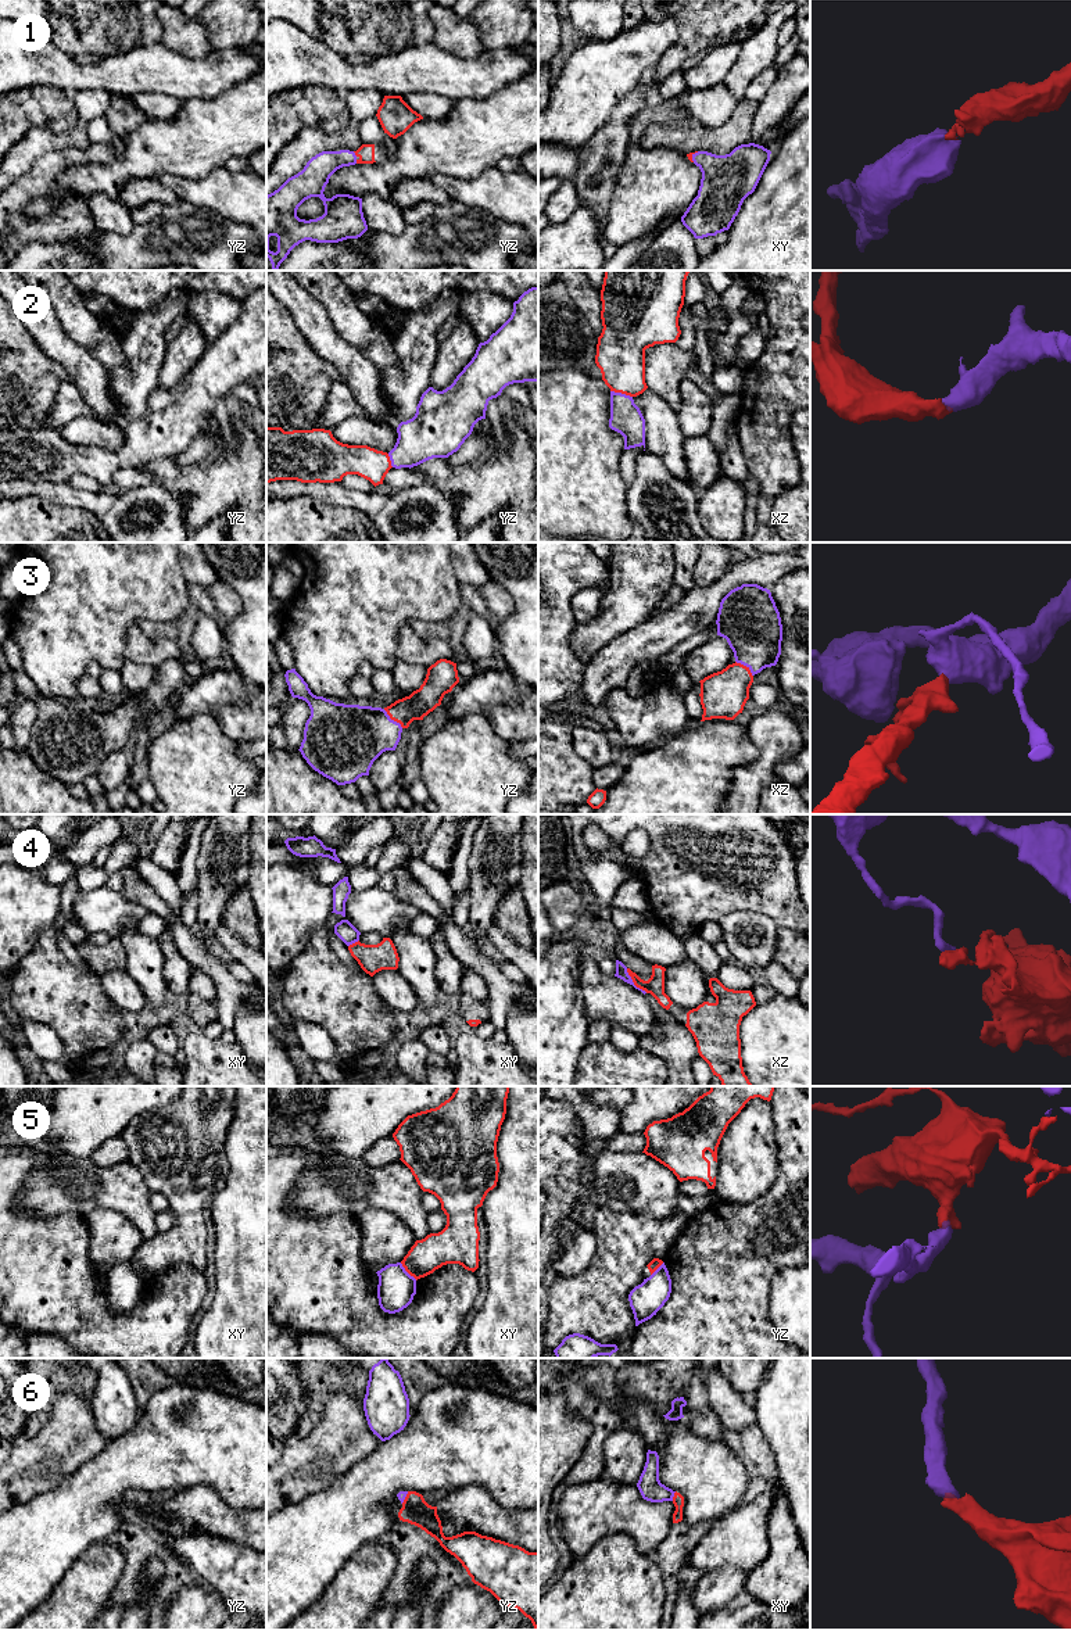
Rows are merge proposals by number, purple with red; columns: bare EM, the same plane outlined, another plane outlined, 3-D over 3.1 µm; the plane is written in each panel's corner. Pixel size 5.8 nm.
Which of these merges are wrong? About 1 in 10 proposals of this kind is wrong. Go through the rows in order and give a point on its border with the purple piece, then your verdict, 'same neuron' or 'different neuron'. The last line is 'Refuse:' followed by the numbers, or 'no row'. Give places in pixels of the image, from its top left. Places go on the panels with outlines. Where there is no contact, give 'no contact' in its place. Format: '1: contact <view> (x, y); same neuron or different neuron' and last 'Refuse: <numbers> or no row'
1: contact yz (354, 154); same neuron
2: contact xz (620, 393); same neuron
3: contact yz (393, 720); same neuron
4: contact xz (633, 982); different neuron
5: contact xy (407, 1272); different neuron
6: contact xy (673, 1496); same neuron
Refuse: 4, 5

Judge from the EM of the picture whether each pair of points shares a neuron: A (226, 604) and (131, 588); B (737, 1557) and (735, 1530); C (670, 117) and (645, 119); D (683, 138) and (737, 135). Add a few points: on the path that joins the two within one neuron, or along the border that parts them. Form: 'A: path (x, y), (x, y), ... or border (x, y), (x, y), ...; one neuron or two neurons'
A: border (189, 584), (187, 608), (181, 615), (165, 620); two neurons
B: path (737, 1550), (737, 1537); one neuron
C: path (665, 117), (651, 117); one neuron
D: path (697, 138), (723, 138); one neuron

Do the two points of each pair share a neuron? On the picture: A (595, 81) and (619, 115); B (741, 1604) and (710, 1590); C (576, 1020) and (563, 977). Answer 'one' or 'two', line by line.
A: two
B: two
C: one

